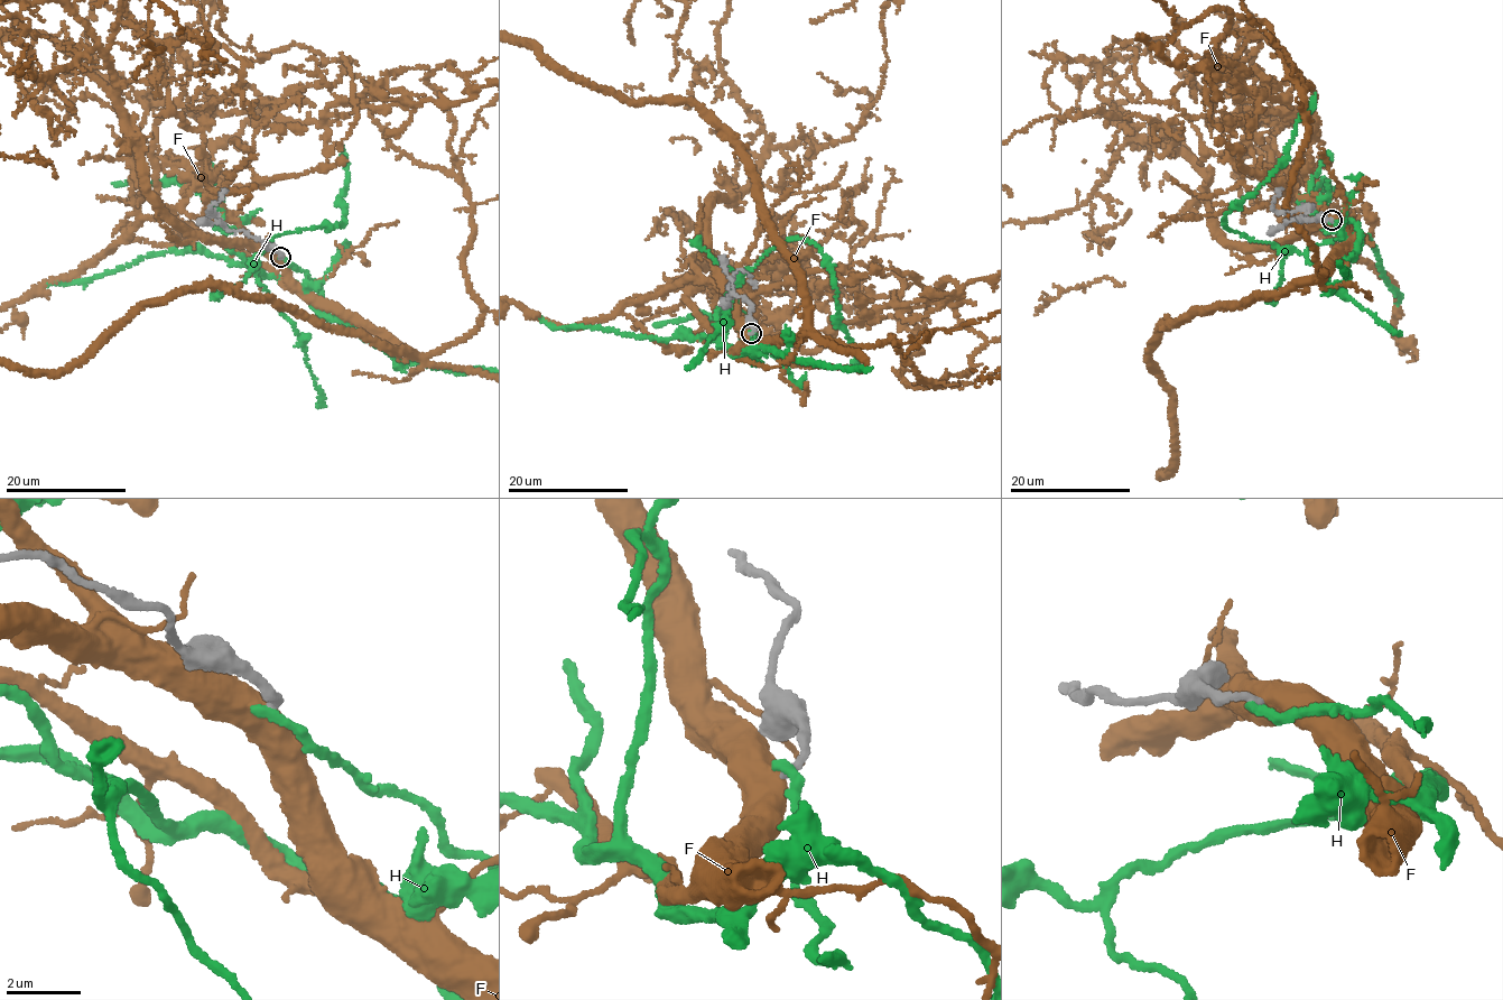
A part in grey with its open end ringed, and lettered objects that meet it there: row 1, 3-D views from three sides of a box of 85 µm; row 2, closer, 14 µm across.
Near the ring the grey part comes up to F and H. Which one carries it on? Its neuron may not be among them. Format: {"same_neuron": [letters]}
{"same_neuron": []}

